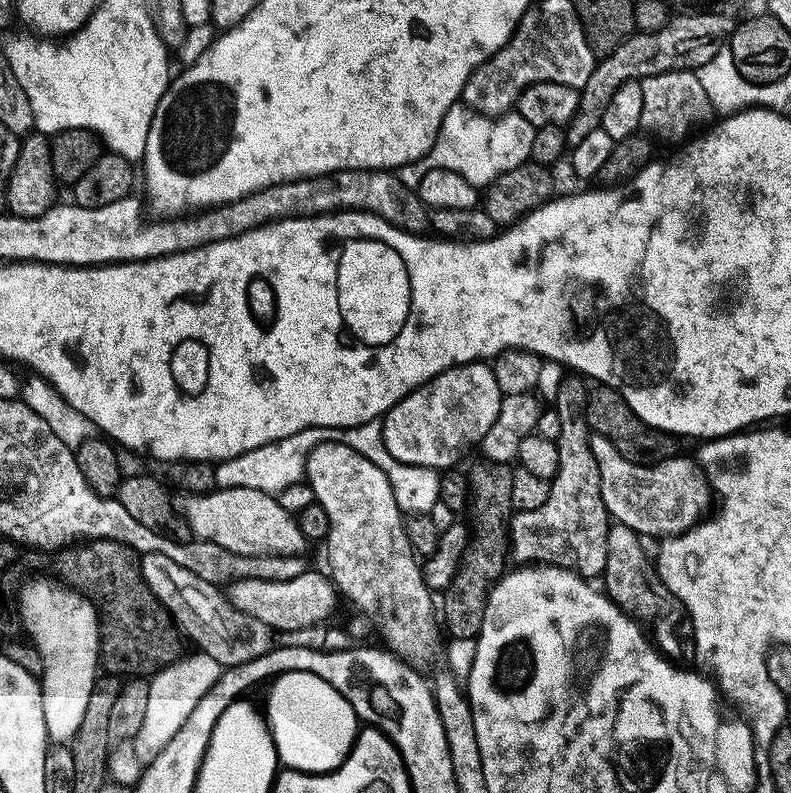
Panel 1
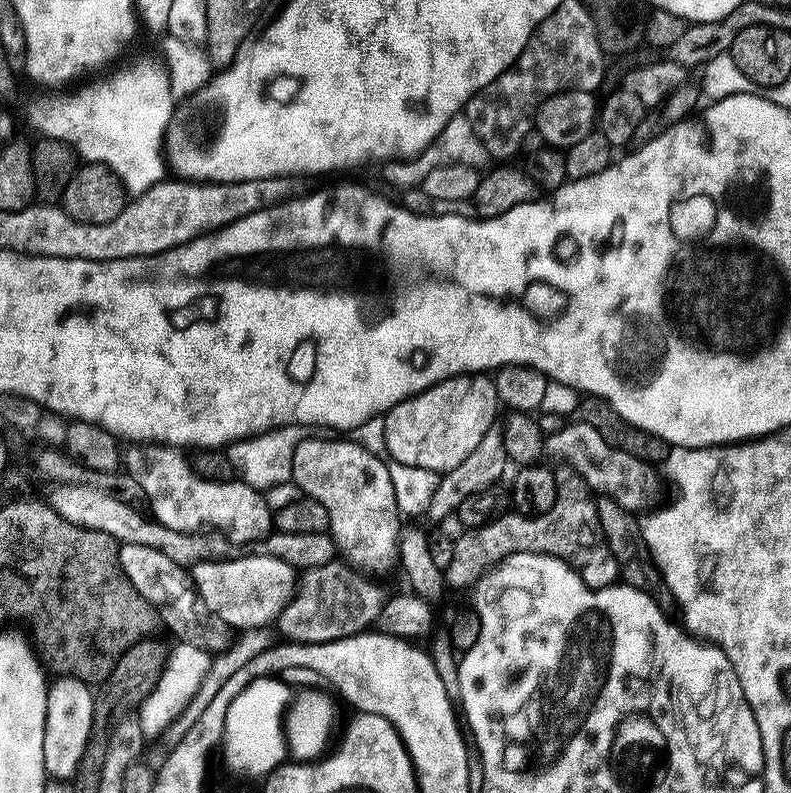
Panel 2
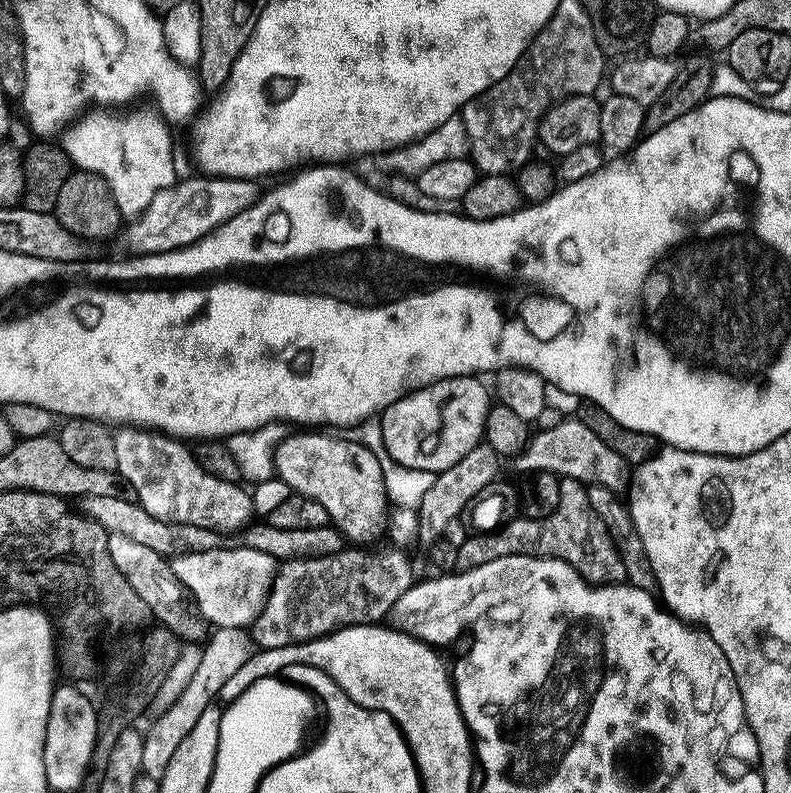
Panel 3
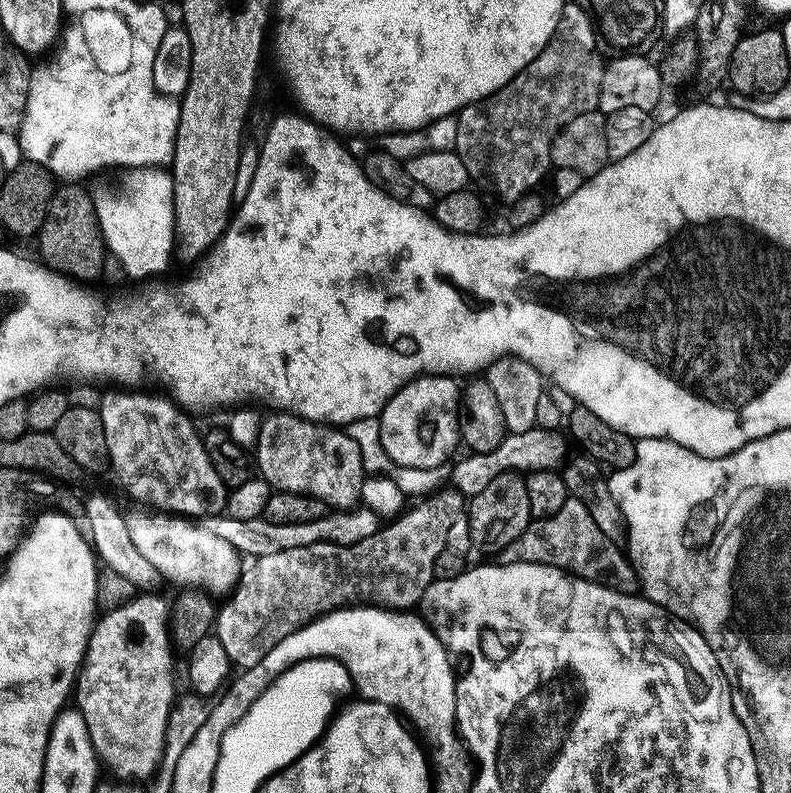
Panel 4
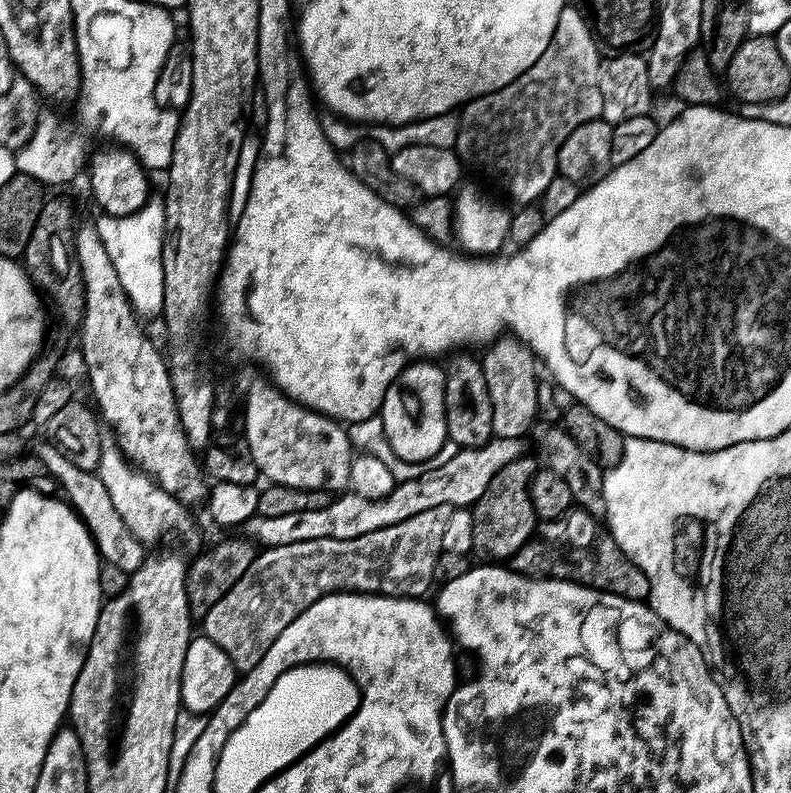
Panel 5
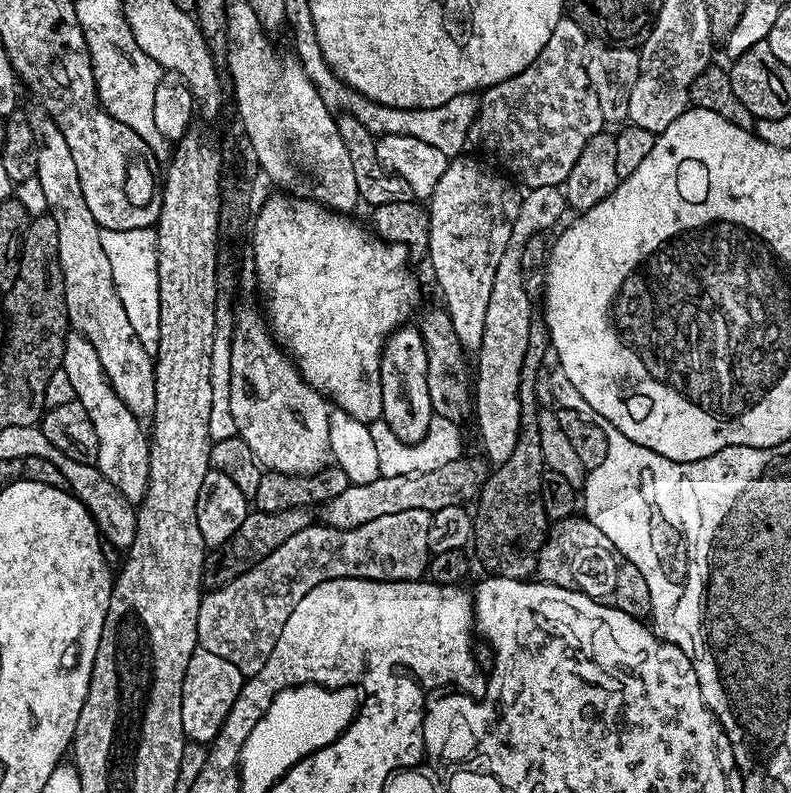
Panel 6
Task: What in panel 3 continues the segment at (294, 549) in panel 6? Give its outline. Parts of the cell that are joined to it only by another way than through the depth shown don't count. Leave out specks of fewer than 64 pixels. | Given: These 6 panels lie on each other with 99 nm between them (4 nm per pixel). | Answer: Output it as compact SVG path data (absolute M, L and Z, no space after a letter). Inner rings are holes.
M477 446L474 450L470 450L470 454L466 454L466 458L462 458L457 464L437 475L434 486L426 490L418 505L420 540L424 546L431 546L441 539L446 526L450 526L450 522L461 519L472 501L497 479L496 463L498 457L493 448ZM346 546L334 554L283 561L272 577L268 599L250 625L251 643L260 650L284 648L293 642L318 640L337 628L383 621L418 573L402 549L372 547L376 546Z

